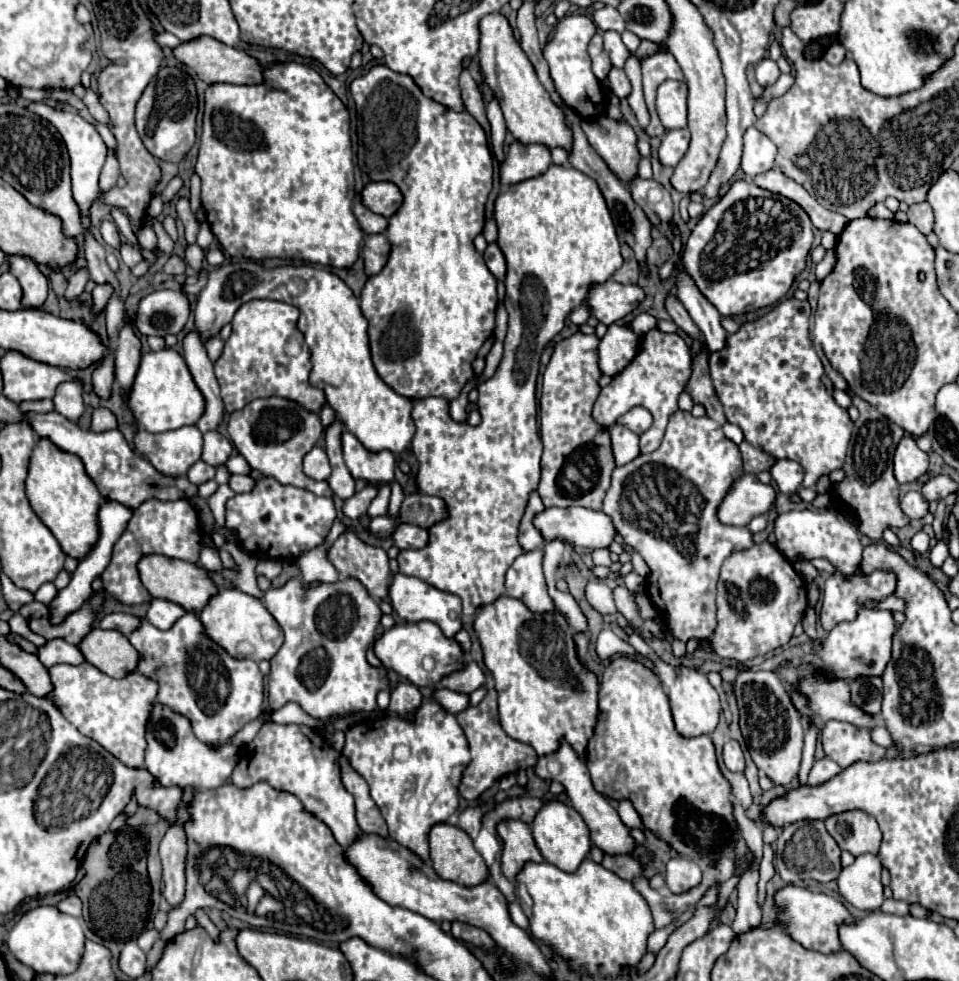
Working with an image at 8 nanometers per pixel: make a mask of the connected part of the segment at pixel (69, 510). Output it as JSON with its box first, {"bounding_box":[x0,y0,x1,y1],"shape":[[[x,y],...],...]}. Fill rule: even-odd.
{"bounding_box":[26,439,102,559],"shape":[[[38,439],[36,449],[32,451],[30,471],[26,479],[26,497],[40,517],[40,521],[52,531],[58,539],[62,551],[68,557],[82,559],[96,545],[100,529],[98,529],[98,509],[102,505],[102,497],[96,485],[84,471],[84,465],[72,453],[60,451],[48,439]]]}

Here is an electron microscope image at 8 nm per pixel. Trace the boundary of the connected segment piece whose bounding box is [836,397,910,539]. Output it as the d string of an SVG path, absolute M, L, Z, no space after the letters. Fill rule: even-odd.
M852 397L860 411L860 419L854 423L854 435L850 439L848 457L844 463L846 481L836 487L836 497L854 513L858 521L858 531L870 539L880 539L886 527L898 529L906 527L910 519L902 513L898 505L898 481L892 473L892 457L896 445L900 443L904 431L890 419L882 417L870 403L860 397Z

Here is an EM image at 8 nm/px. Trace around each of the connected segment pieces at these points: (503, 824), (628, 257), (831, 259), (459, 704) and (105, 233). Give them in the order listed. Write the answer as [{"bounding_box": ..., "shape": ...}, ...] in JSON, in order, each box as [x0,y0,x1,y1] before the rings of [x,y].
[{"bounding_box":[496,819,542,881],"shape":[[[504,819],[496,825],[496,833],[502,839],[502,873],[510,881],[514,881],[526,861],[542,861],[542,855],[534,845],[532,831],[524,821]]]},{"bounding_box":[612,245,640,283],"shape":[[[622,245],[622,257],[624,257],[624,265],[614,273],[612,279],[618,283],[638,283],[640,277],[638,261],[634,259],[634,253],[630,253],[628,245]]]},{"bounding_box":[816,249,836,281],"shape":[[[830,249],[826,251],[826,257],[816,265],[816,279],[822,281],[834,269],[834,265],[836,265],[836,251]]]},{"bounding_box":[434,689,470,713],"shape":[[[438,689],[434,693],[434,699],[450,713],[460,713],[470,703],[470,697],[466,693],[458,693],[458,691],[450,691],[450,689]]]},{"bounding_box":[100,221,120,249],"shape":[[[102,221],[102,227],[100,227],[100,233],[104,237],[104,241],[118,249],[120,247],[120,235],[118,235],[118,229],[116,229],[116,223],[114,221]]]}]

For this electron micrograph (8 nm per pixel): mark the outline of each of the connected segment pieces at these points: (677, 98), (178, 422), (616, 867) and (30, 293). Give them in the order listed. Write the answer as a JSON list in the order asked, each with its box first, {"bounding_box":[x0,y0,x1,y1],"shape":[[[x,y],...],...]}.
[{"bounding_box":[656,81,688,129],"shape":[[[664,81],[658,87],[658,99],[656,99],[656,109],[660,115],[662,125],[670,129],[684,129],[686,127],[686,97],[688,97],[688,87],[684,81]]]},{"bounding_box":[126,347,204,433],"shape":[[[168,347],[142,355],[134,383],[126,393],[126,405],[132,411],[136,423],[150,433],[162,433],[180,429],[182,425],[194,425],[204,413],[204,397],[194,385],[182,355]]]},{"bounding_box":[602,855,642,881],"shape":[[[604,855],[602,865],[606,869],[614,871],[618,877],[622,877],[626,881],[632,881],[632,879],[636,879],[636,877],[642,875],[640,861],[634,859],[632,855]]]},{"bounding_box":[8,257,48,307],"shape":[[[8,257],[10,273],[18,277],[24,289],[24,307],[40,307],[48,295],[48,279],[40,273],[38,265],[28,257]]]}]

